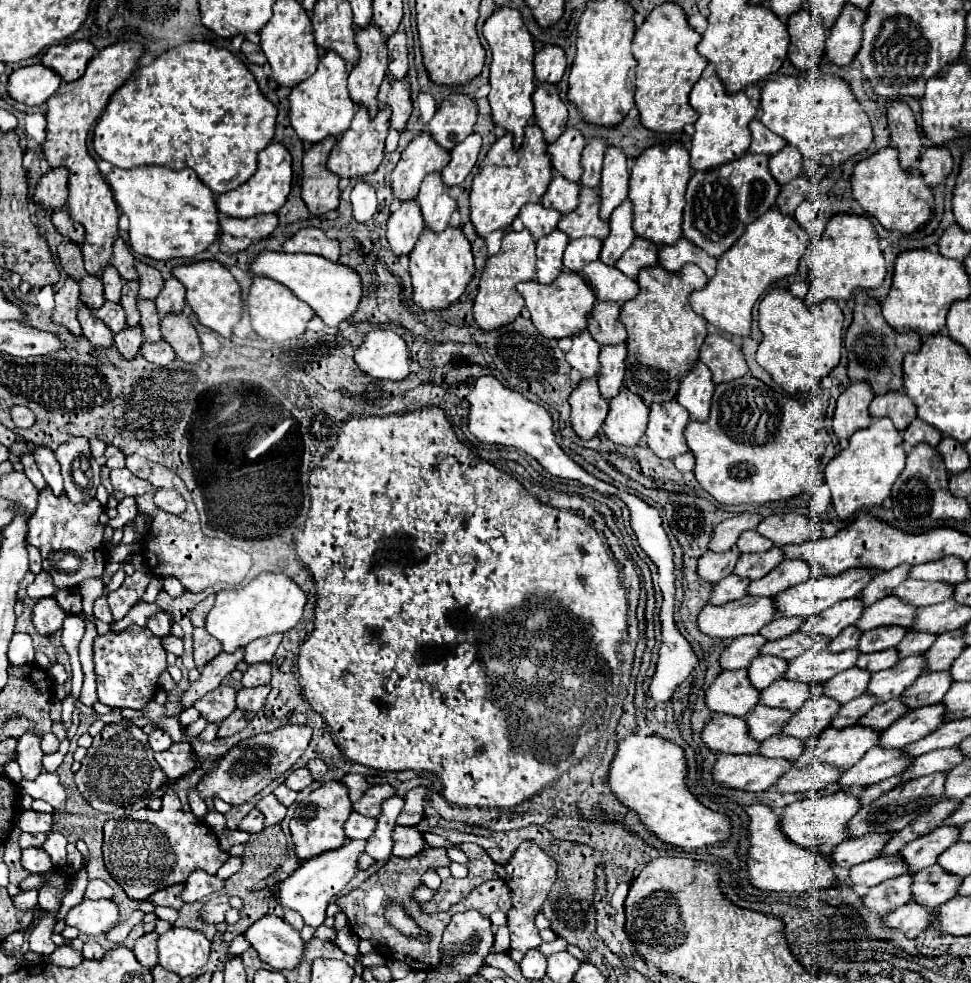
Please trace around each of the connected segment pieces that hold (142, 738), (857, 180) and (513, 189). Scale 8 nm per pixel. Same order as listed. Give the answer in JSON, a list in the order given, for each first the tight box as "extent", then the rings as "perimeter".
[{"extent":[74,724,168,812],"perimeter":[[[106,724],[98,736],[94,736],[88,748],[82,768],[74,774],[74,782],[88,804],[100,812],[114,812],[126,804],[134,804],[138,798],[146,798],[168,782],[168,776],[156,766],[154,750],[148,744],[148,734],[136,724]]]},{"extent":[852,146,934,234],"perimeter":[[[886,146],[860,160],[852,172],[852,194],[860,202],[860,206],[872,214],[884,228],[900,230],[904,234],[912,234],[918,226],[930,220],[934,210],[934,196],[932,190],[926,186],[924,178],[920,178],[920,170],[904,170],[898,164],[896,148]]]},{"extent":[470,126,552,236],"perimeter":[[[526,126],[526,136],[520,148],[514,148],[512,142],[512,134],[498,138],[472,180],[470,220],[480,236],[486,236],[498,228],[506,230],[526,202],[540,202],[552,180],[552,160],[548,158],[548,144],[544,142],[544,132],[540,126]]]}]

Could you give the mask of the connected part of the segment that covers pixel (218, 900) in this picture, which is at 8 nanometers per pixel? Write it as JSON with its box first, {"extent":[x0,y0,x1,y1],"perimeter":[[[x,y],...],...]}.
{"extent":[200,894,230,924],"perimeter":[[[220,894],[220,896],[214,896],[206,902],[206,906],[202,908],[200,916],[206,920],[206,922],[212,922],[212,924],[218,924],[218,922],[224,922],[224,916],[226,912],[230,910],[230,896],[226,894]]]}

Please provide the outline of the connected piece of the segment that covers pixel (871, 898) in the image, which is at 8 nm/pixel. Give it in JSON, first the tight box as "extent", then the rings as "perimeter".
{"extent":[862,876,912,914],"perimeter":[[[898,876],[886,880],[878,886],[872,886],[866,896],[862,896],[862,904],[876,910],[878,914],[888,914],[896,910],[896,906],[908,904],[912,900],[912,876]]]}

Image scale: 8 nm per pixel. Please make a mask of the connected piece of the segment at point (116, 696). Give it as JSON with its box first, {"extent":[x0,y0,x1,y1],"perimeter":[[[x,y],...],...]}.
{"extent":[94,626,166,708],"perimeter":[[[130,626],[122,632],[106,632],[94,640],[94,672],[98,682],[98,700],[106,706],[144,708],[158,690],[158,676],[166,670],[166,652],[162,640],[148,628]]]}

